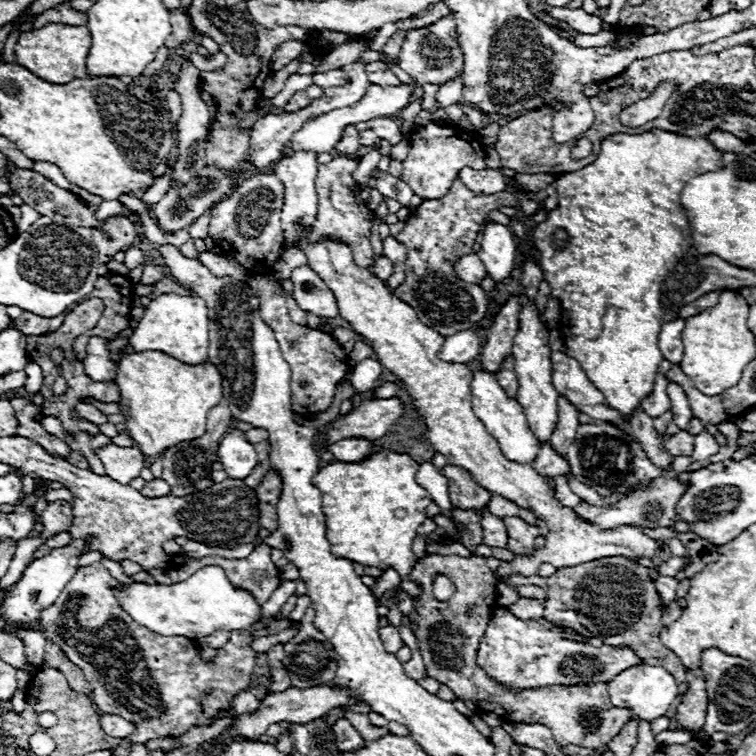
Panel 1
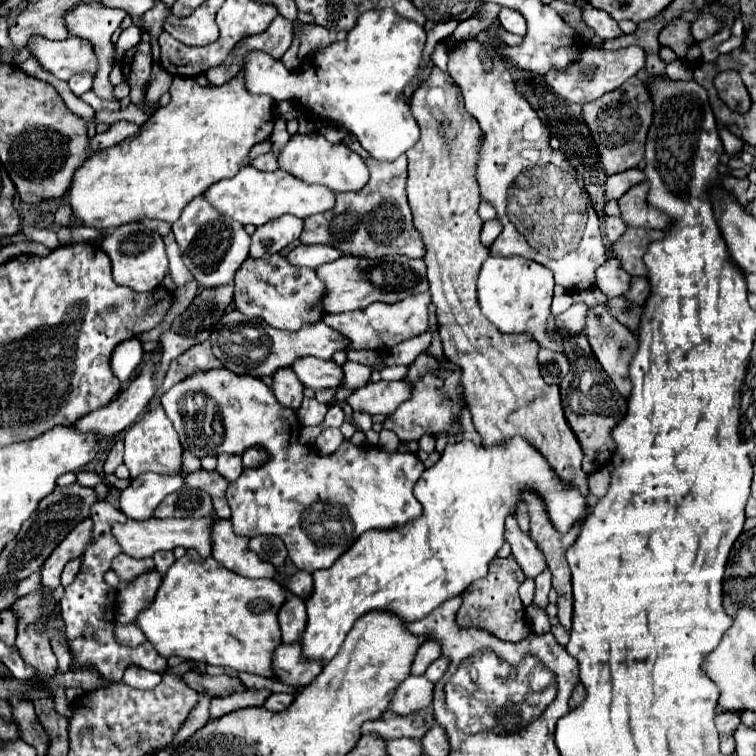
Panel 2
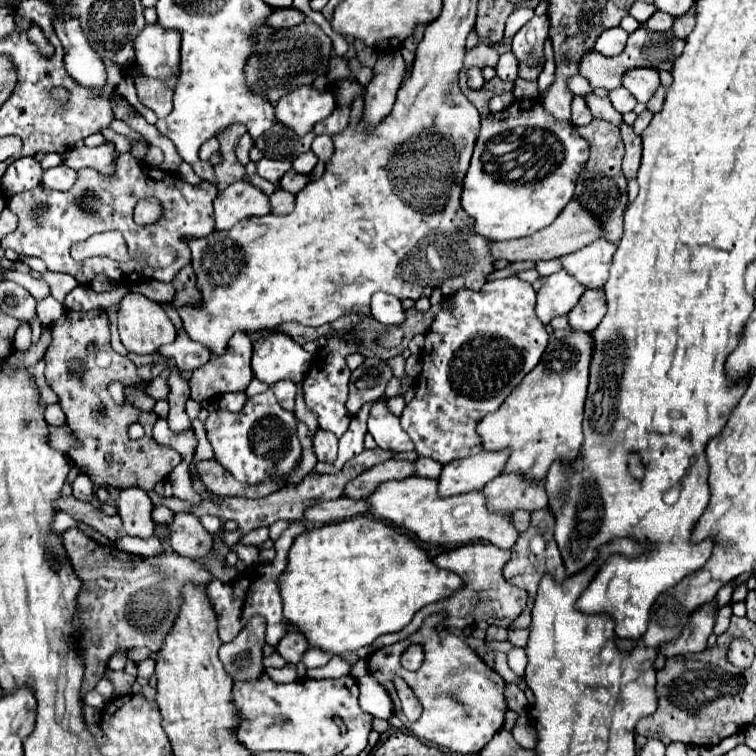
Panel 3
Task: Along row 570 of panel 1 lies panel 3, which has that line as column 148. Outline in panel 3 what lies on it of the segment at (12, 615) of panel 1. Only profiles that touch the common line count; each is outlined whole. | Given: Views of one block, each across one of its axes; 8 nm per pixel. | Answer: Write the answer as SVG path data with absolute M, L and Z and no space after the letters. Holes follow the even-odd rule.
M146 24L134 38L136 64L144 76L164 80L168 86L176 84L180 36L174 28L162 28L160 24Z

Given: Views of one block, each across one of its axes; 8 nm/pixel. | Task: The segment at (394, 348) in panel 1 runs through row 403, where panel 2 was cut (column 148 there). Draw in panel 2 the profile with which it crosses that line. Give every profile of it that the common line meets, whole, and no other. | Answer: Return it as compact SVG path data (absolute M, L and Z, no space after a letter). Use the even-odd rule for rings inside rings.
M158 406L150 410L142 420L132 424L124 434L124 464L130 470L130 478L140 476L142 472L180 472L180 458L182 458L182 446L178 440L178 434L164 414L164 408Z

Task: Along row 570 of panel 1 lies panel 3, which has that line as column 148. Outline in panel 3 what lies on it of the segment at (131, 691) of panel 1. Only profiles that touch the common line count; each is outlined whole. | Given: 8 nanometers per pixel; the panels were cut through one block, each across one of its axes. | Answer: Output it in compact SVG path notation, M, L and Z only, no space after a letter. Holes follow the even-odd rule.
M144 76L140 82L136 82L136 92L138 100L146 108L154 110L158 118L166 118L172 112L172 88L168 84Z

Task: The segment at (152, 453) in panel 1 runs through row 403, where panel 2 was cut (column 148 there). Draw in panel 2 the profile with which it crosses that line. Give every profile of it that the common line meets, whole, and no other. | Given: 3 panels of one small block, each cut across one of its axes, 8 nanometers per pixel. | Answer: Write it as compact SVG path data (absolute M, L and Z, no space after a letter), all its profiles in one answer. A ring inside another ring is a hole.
M176 76L172 86L172 100L166 106L160 106L148 122L140 128L136 136L122 140L120 144L104 150L92 152L82 168L74 172L72 184L68 188L68 202L72 206L72 216L78 224L94 228L100 232L98 238L90 240L100 246L104 234L118 226L138 222L144 218L176 222L182 214L182 208L200 196L206 188L222 178L234 176L242 164L248 164L248 152L256 142L270 138L274 126L274 100L270 96L250 96L242 84L242 76L232 78L224 86L200 86L194 78L184 80Z

